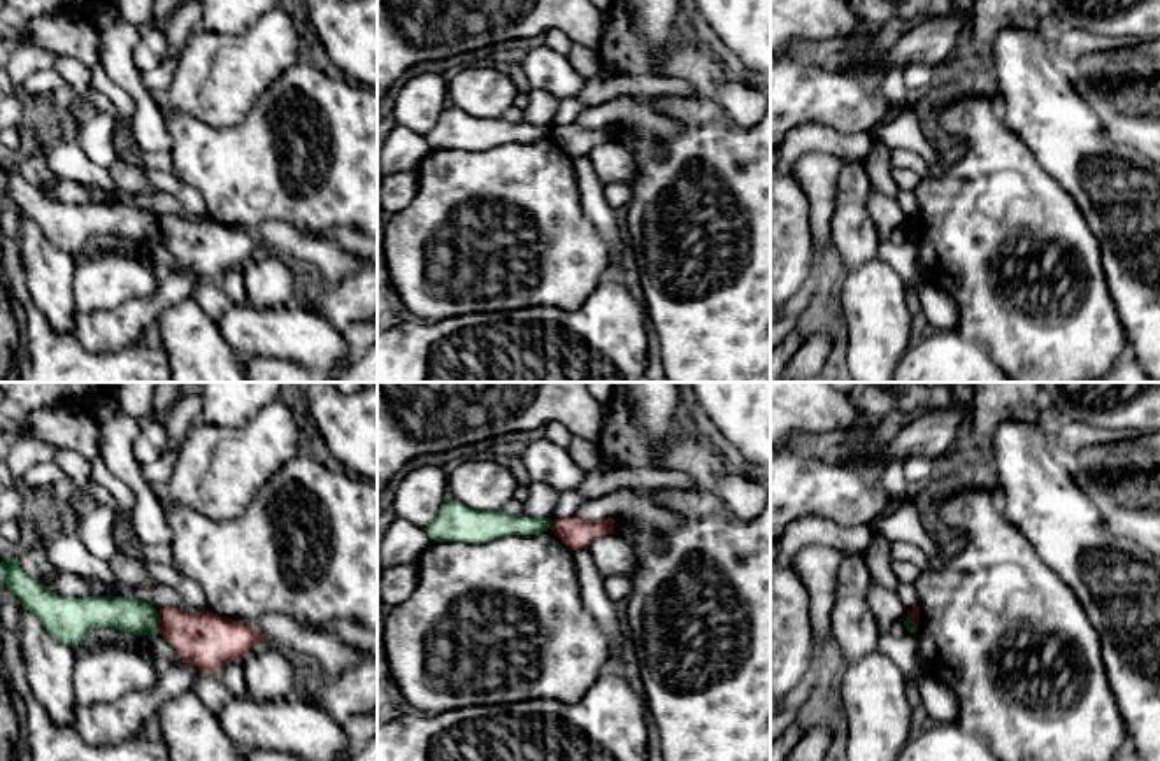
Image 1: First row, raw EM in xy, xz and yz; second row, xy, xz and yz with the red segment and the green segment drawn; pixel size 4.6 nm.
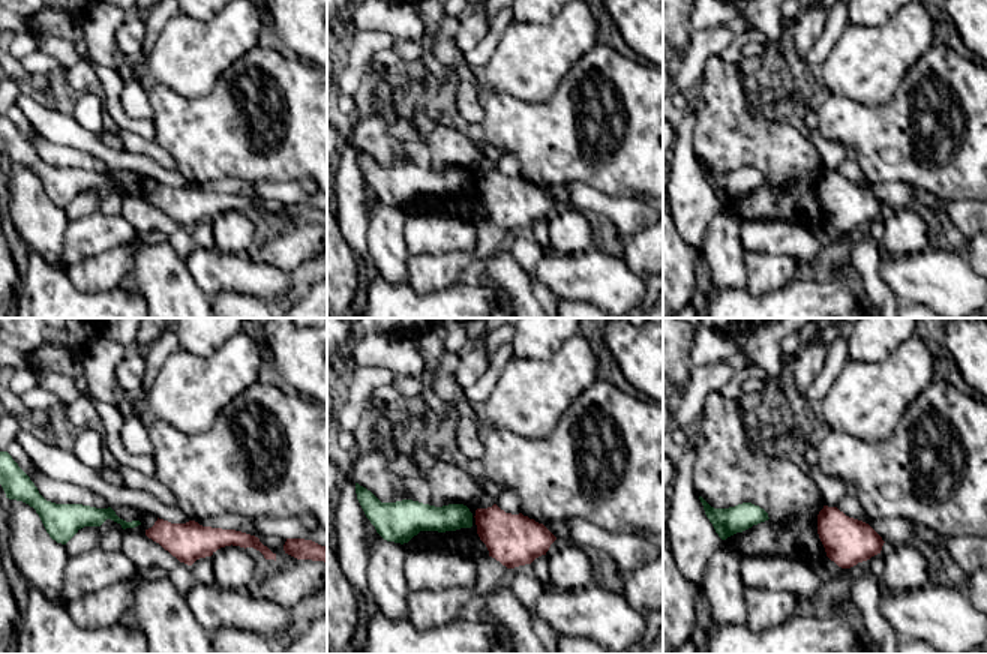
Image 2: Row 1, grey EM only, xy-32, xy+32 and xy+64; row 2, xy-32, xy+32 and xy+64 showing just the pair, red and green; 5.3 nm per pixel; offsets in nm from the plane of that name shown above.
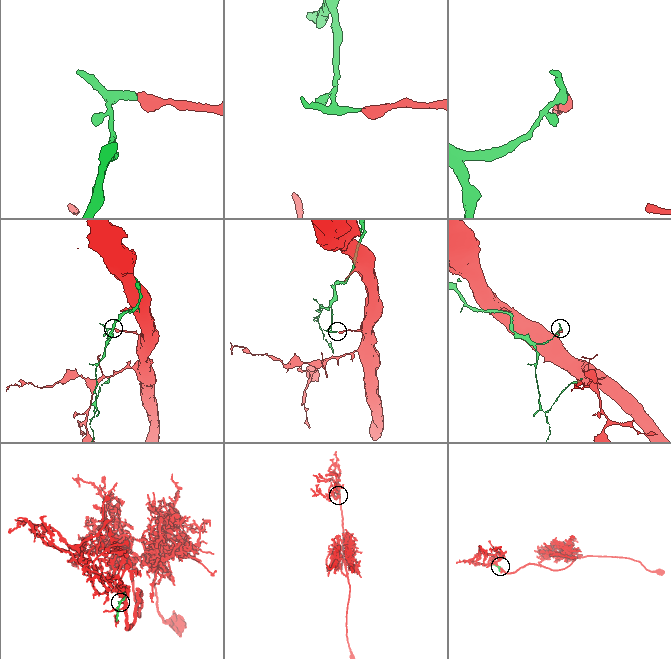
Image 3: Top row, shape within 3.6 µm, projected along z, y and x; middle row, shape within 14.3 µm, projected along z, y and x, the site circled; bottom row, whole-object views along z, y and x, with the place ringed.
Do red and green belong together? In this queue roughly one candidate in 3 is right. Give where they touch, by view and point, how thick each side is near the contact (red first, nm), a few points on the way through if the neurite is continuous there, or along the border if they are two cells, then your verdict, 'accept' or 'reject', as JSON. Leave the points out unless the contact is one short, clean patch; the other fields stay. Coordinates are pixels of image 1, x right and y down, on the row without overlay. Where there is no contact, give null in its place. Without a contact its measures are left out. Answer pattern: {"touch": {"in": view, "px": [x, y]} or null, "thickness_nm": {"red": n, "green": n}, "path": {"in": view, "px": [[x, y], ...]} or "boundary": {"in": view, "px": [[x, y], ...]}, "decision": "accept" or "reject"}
{"touch": {"in": "xy", "px": [160, 228]}, "thickness_nm": {"red": 260, "green": 150}, "boundary": {"in": "xy", "px": [[155, 218], [160, 239]]}, "decision": "reject"}

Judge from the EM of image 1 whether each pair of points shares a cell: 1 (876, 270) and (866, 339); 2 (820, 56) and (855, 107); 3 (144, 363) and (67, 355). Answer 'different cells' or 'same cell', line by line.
1: same cell
2: different cells
3: same cell

